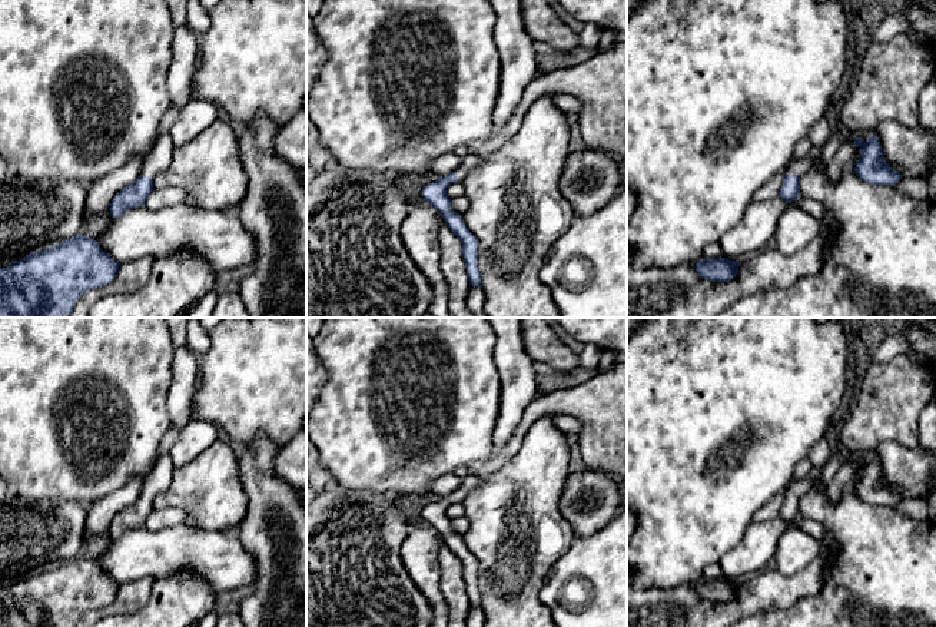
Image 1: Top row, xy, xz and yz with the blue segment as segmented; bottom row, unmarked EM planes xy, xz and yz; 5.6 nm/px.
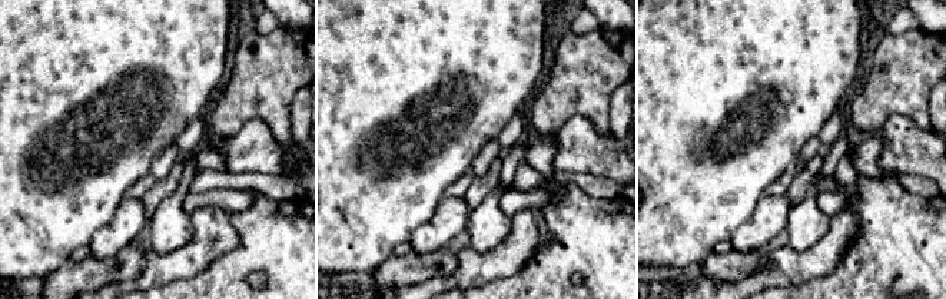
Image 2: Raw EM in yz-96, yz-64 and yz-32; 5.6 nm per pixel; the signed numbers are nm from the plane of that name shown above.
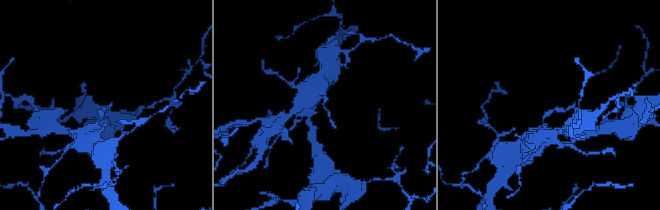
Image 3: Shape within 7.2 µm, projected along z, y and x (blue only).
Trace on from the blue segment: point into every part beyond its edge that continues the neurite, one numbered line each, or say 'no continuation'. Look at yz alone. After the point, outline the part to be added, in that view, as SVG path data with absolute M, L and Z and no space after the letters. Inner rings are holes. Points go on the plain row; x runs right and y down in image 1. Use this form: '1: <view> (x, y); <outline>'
1: yz (797, 487); M807 475L800 480L793 478L781 494L787 497L791 495L803 497L806 492L809 492L810 487L811 487L811 475Z

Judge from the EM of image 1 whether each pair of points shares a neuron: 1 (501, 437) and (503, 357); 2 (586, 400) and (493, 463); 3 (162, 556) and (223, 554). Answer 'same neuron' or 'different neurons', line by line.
1: same neuron
2: same neuron
3: same neuron

